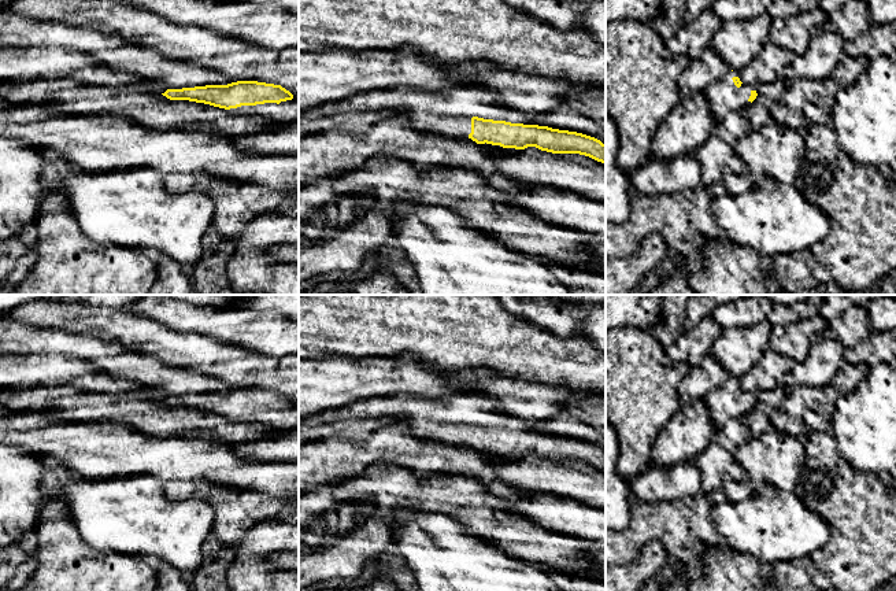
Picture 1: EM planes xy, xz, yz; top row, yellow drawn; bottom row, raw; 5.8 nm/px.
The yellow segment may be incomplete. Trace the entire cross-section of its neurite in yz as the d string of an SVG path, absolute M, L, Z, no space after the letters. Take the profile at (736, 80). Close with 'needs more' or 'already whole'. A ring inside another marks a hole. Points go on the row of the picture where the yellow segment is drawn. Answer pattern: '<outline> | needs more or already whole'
M729 70L703 92L717 123L732 111L743 111L758 96L755 85L743 84L738 77L738 71Z | needs more

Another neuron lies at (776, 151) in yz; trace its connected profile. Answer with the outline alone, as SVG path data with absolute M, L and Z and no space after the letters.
M773 121L737 138L733 149L751 173L793 185L804 156L806 141L803 134Z

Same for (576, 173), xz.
M481 144L496 170L521 182L552 186L606 204L606 165L580 154L552 154Z

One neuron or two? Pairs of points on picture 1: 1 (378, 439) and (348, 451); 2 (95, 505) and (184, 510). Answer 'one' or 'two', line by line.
1: one
2: one

